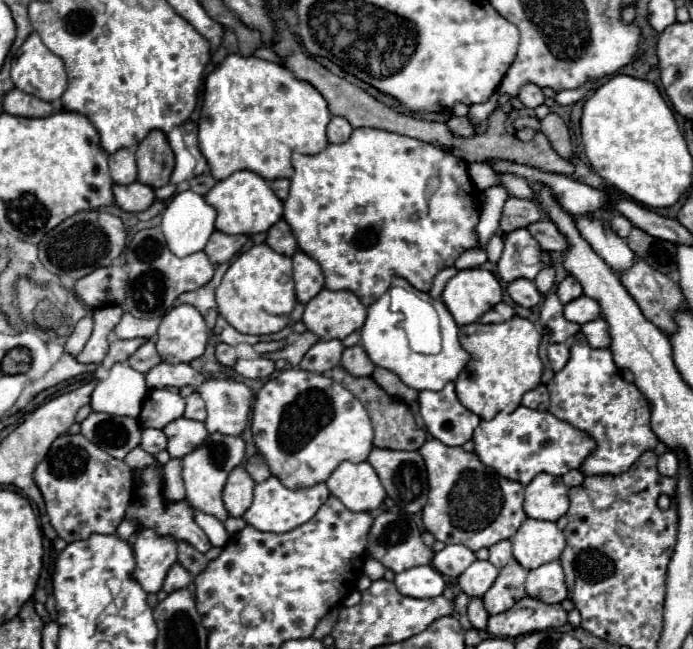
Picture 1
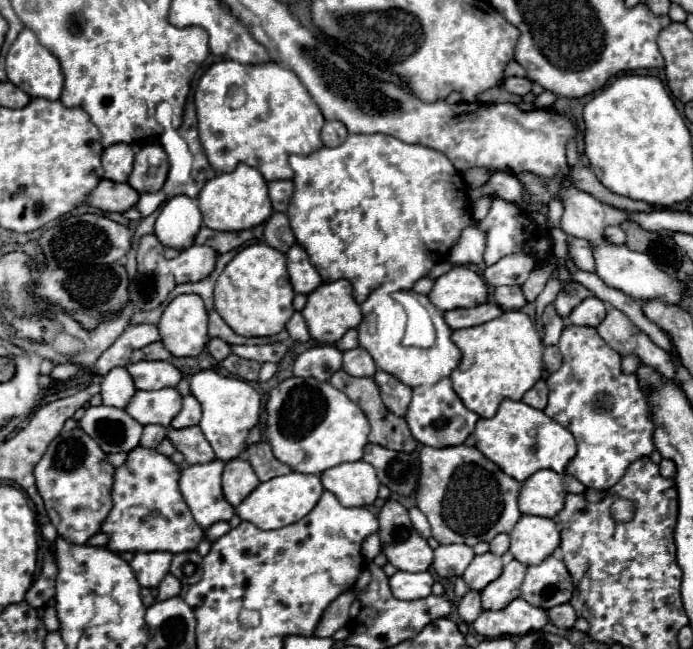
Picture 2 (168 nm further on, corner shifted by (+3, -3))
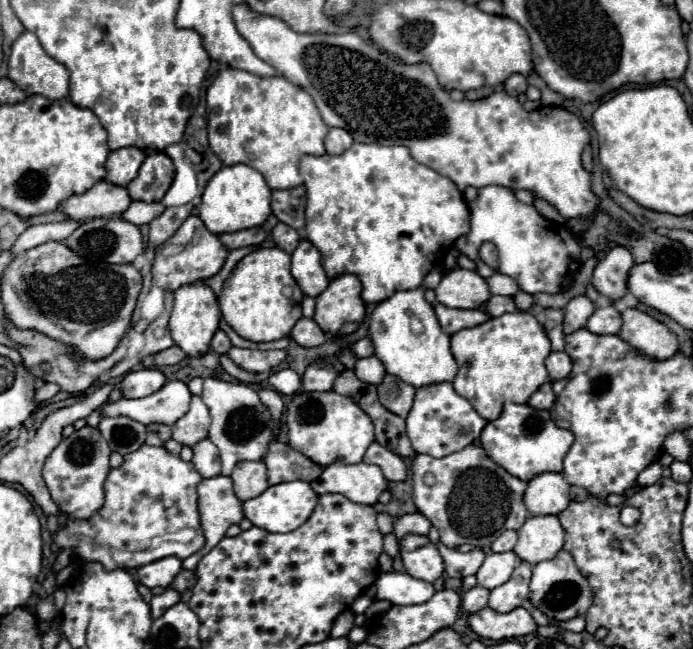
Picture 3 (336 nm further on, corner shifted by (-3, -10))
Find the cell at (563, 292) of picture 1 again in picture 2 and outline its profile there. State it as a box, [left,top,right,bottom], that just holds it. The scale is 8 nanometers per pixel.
[554,281,592,319]

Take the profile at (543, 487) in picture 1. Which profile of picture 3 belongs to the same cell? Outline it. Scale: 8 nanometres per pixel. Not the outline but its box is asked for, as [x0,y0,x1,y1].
[524,472,570,516]

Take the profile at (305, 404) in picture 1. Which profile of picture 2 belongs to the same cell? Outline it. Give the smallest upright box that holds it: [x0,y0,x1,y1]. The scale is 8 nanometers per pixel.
[266,377,370,475]

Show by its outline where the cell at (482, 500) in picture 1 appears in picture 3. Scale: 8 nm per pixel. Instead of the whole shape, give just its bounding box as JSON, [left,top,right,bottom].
[412,444,530,548]

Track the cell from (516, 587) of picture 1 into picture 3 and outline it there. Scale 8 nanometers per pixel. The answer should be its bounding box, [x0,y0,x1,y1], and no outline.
[488,562,532,612]

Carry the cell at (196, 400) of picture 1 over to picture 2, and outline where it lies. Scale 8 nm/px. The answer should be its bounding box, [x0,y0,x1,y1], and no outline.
[170,395,202,429]

